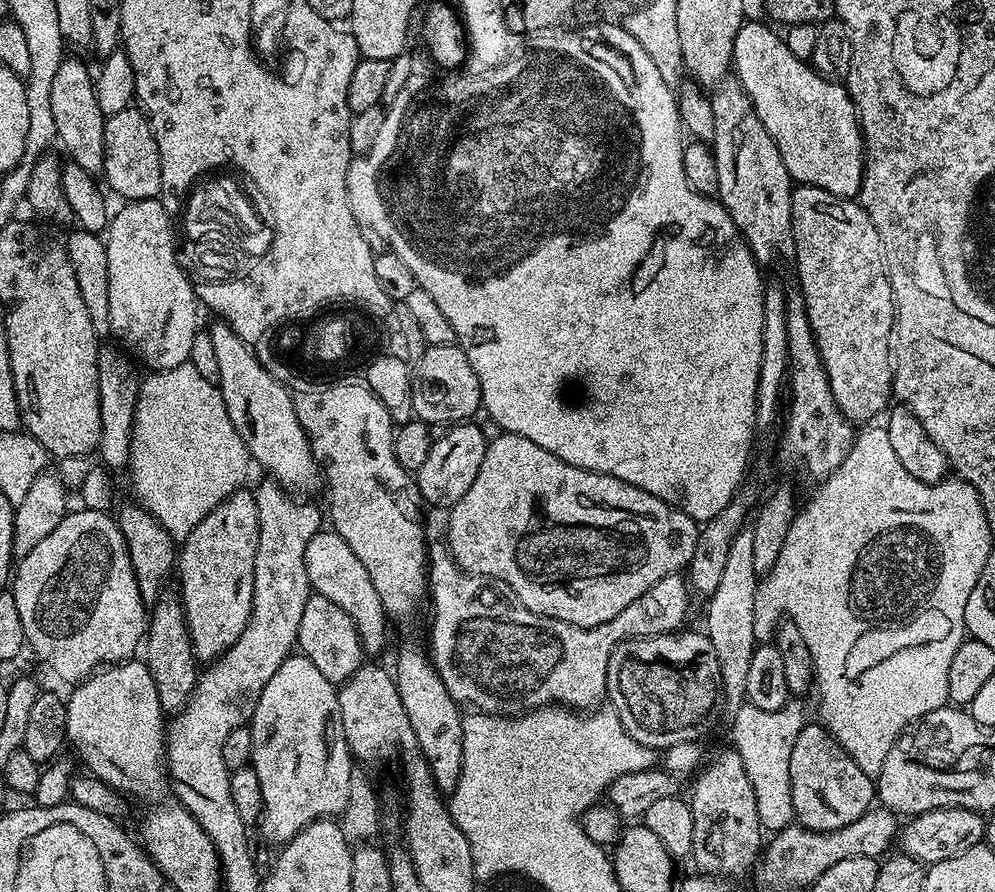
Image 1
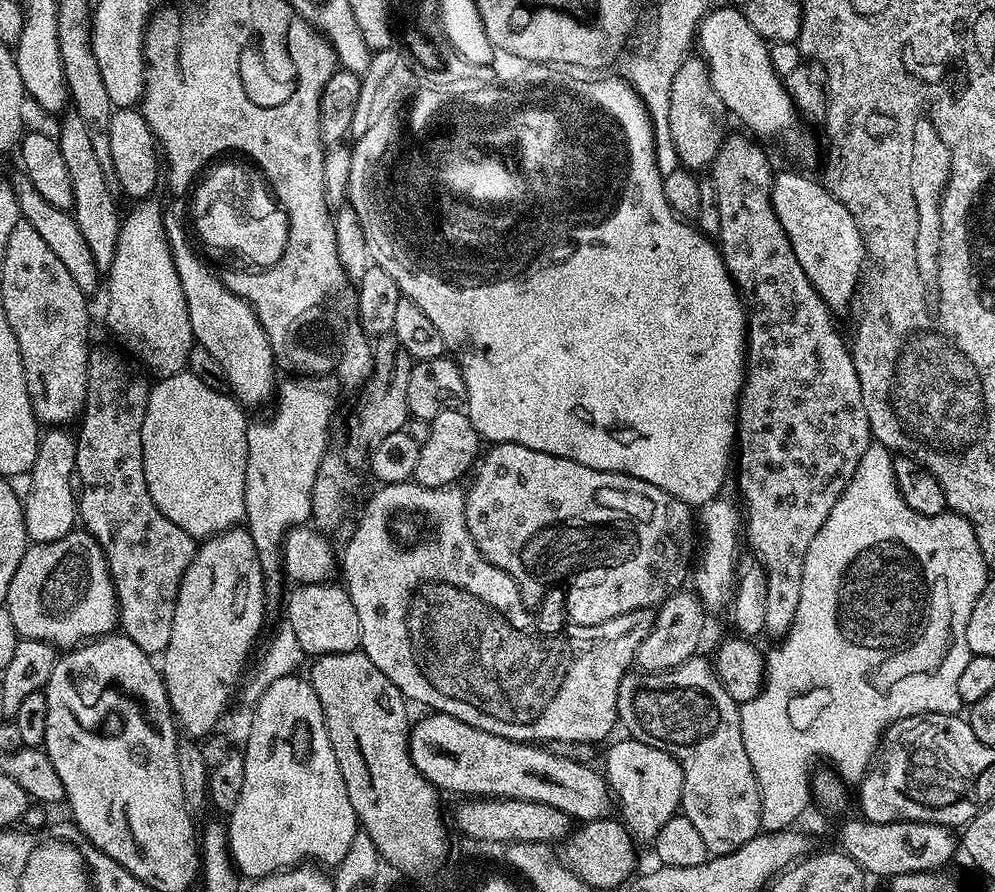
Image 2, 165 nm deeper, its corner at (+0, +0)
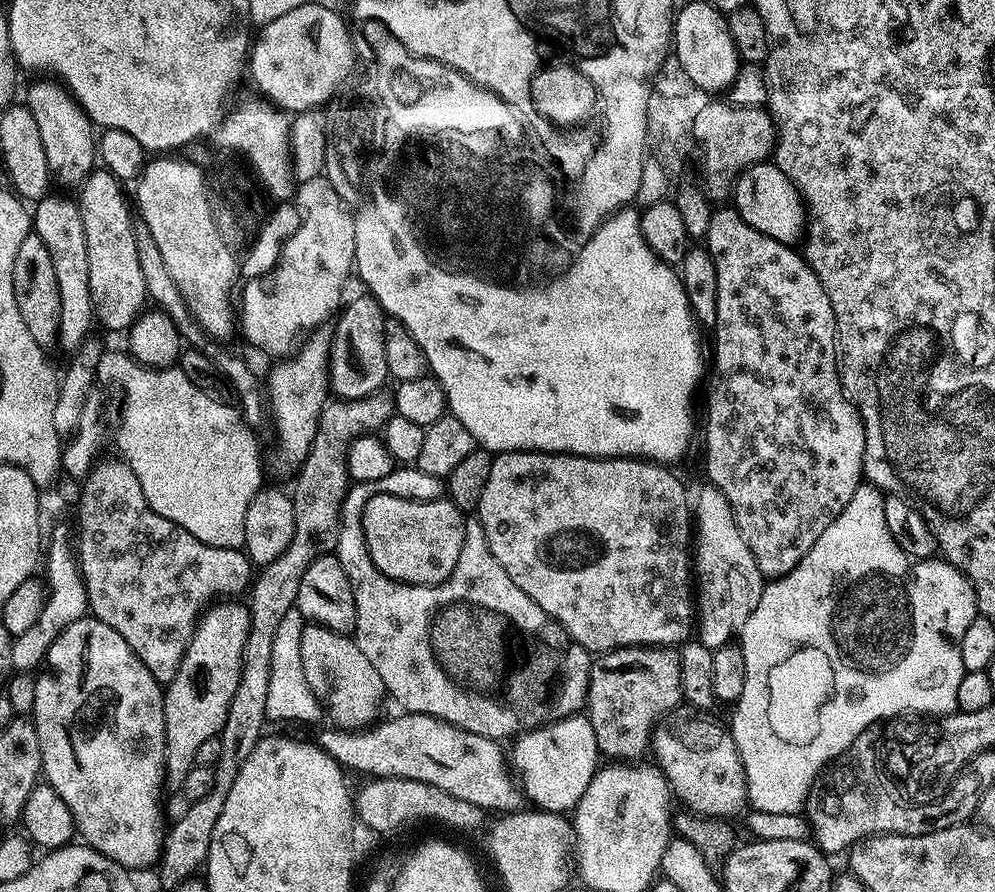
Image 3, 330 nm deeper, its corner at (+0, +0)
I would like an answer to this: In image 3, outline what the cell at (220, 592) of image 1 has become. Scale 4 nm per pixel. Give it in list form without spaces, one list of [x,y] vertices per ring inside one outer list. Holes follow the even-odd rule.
[[[230,602],[213,603],[199,617],[178,670],[164,688],[164,783],[169,789],[183,789],[186,774],[197,767],[198,749],[202,742],[219,736],[234,698],[234,690],[238,690],[242,654],[246,646],[246,634],[250,630],[250,614],[247,603],[226,603]]]

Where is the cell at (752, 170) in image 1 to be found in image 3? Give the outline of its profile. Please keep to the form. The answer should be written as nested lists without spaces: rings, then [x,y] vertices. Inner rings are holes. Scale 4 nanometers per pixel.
[[[720,206],[720,207],[717,207],[717,208],[716,208],[716,209],[715,209],[715,211],[713,211],[713,213],[712,213],[712,217],[711,217],[711,218],[710,218],[710,226],[709,226],[709,227],[708,227],[708,234],[707,234],[707,237],[706,237],[706,249],[707,249],[707,251],[708,251],[708,254],[709,254],[709,256],[710,256],[710,258],[712,258],[712,259],[713,259],[713,262],[714,262],[714,269],[715,269],[715,273],[716,273],[716,274],[717,274],[717,280],[718,280],[718,292],[717,292],[717,318],[716,318],[716,324],[715,324],[715,327],[714,327],[714,333],[716,333],[716,376],[717,376],[717,380],[716,380],[716,385],[714,385],[714,386],[713,386],[713,388],[712,388],[712,393],[710,393],[710,394],[709,394],[709,396],[708,396],[708,421],[706,421],[706,422],[705,422],[705,424],[704,424],[704,421],[703,421],[703,424],[702,424],[702,432],[703,432],[703,428],[704,428],[704,464],[705,464],[705,466],[706,466],[706,467],[708,467],[708,477],[707,477],[707,479],[708,479],[708,480],[709,480],[709,481],[710,481],[710,482],[711,482],[711,484],[713,484],[713,486],[714,486],[714,487],[716,487],[716,488],[717,488],[717,489],[718,489],[718,490],[720,490],[720,491],[721,491],[721,492],[722,492],[722,494],[724,494],[724,495],[725,495],[725,496],[726,496],[726,500],[727,500],[727,502],[730,502],[730,506],[731,506],[731,507],[732,507],[732,508],[733,508],[733,514],[734,514],[734,518],[735,518],[735,519],[736,519],[736,520],[737,520],[737,528],[738,528],[738,530],[739,530],[739,531],[740,531],[740,532],[741,532],[741,538],[743,538],[743,539],[744,539],[744,542],[745,542],[745,544],[746,544],[746,546],[748,546],[748,547],[749,547],[749,550],[750,550],[750,554],[752,554],[752,555],[753,555],[753,556],[754,556],[754,560],[755,560],[755,561],[756,561],[756,563],[757,563],[757,566],[758,566],[758,570],[760,570],[760,571],[761,571],[761,574],[762,574],[762,576],[763,576],[763,577],[764,577],[764,578],[779,578],[779,577],[781,577],[781,576],[784,576],[784,575],[785,575],[785,574],[786,574],[786,573],[787,573],[787,572],[789,572],[789,571],[790,571],[790,570],[794,570],[794,566],[798,566],[798,562],[802,562],[802,558],[806,558],[806,554],[807,554],[807,553],[808,553],[808,551],[809,551],[809,550],[810,550],[810,546],[814,546],[814,542],[818,542],[818,538],[822,538],[822,530],[826,530],[826,526],[830,526],[830,522],[834,522],[834,521],[835,521],[835,520],[836,520],[836,519],[837,519],[837,518],[838,518],[838,514],[842,514],[842,510],[843,510],[843,509],[844,509],[844,507],[846,507],[846,505],[848,505],[848,503],[849,503],[849,502],[850,502],[850,498],[854,498],[854,494],[855,494],[855,493],[856,493],[856,489],[857,489],[857,488],[859,488],[859,487],[860,487],[860,485],[861,485],[861,483],[862,483],[862,473],[863,473],[863,470],[864,470],[864,447],[865,447],[865,446],[866,446],[866,434],[865,434],[865,433],[864,433],[864,424],[863,424],[863,423],[862,423],[862,422],[861,422],[861,421],[860,421],[860,414],[859,414],[859,412],[857,412],[857,411],[856,411],[856,406],[855,406],[855,404],[853,404],[853,403],[852,403],[852,401],[851,401],[851,400],[849,400],[849,399],[848,399],[848,396],[847,396],[847,394],[845,394],[845,392],[844,392],[844,384],[843,384],[843,383],[842,383],[842,382],[841,382],[841,381],[840,381],[840,371],[839,371],[839,370],[838,370],[838,366],[837,366],[837,365],[836,365],[836,319],[835,319],[835,318],[834,318],[834,306],[830,306],[830,298],[826,298],[826,290],[822,290],[822,282],[818,282],[818,278],[817,278],[817,277],[816,277],[816,275],[815,275],[815,274],[814,274],[814,270],[813,270],[813,269],[812,269],[812,268],[811,268],[811,266],[809,266],[809,265],[808,265],[808,262],[807,262],[807,260],[805,260],[805,259],[804,259],[804,257],[803,257],[803,255],[801,255],[801,253],[800,253],[800,252],[799,252],[799,251],[797,251],[797,249],[796,249],[796,248],[795,248],[795,247],[792,247],[792,246],[789,246],[789,245],[787,245],[787,244],[783,244],[783,243],[782,243],[782,242],[778,242],[778,241],[777,241],[777,240],[775,240],[775,239],[774,239],[774,238],[770,238],[770,237],[769,237],[769,236],[767,236],[767,235],[766,235],[766,234],[762,234],[762,233],[761,233],[761,232],[759,232],[759,231],[758,231],[758,230],[754,230],[754,226],[750,226],[750,225],[749,225],[749,224],[748,224],[748,223],[746,223],[746,221],[744,221],[744,220],[743,220],[743,219],[742,219],[742,217],[740,217],[740,215],[739,215],[739,214],[738,214],[738,213],[737,213],[737,212],[736,212],[736,209],[735,209],[735,207],[732,207],[732,206],[728,206],[728,208],[722,208],[722,207],[726,207],[726,206]]]

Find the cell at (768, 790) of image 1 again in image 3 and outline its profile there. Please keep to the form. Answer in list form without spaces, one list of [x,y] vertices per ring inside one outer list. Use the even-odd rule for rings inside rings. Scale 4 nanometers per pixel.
[[[867,482],[861,483],[856,489],[854,498],[850,498],[850,502],[842,510],[842,514],[838,514],[838,518],[830,522],[826,530],[822,530],[822,538],[818,538],[818,542],[810,546],[806,558],[802,558],[802,562],[798,562],[794,570],[763,585],[758,604],[754,606],[753,612],[738,631],[738,643],[745,658],[745,681],[741,696],[734,702],[733,708],[736,709],[732,712],[732,720],[730,719],[730,731],[738,746],[742,766],[746,770],[748,804],[755,811],[766,814],[803,813],[804,803],[812,792],[812,783],[815,782],[816,775],[820,771],[823,773],[829,765],[839,760],[840,755],[854,742],[854,738],[862,734],[862,730],[880,722],[876,720],[887,721],[889,718],[900,718],[905,714],[931,714],[938,717],[957,711],[958,682],[962,682],[965,673],[960,643],[962,634],[966,634],[966,626],[974,622],[976,615],[978,615],[976,591],[973,590],[971,582],[943,558],[929,558],[910,563],[910,557],[888,533],[881,489]]]

